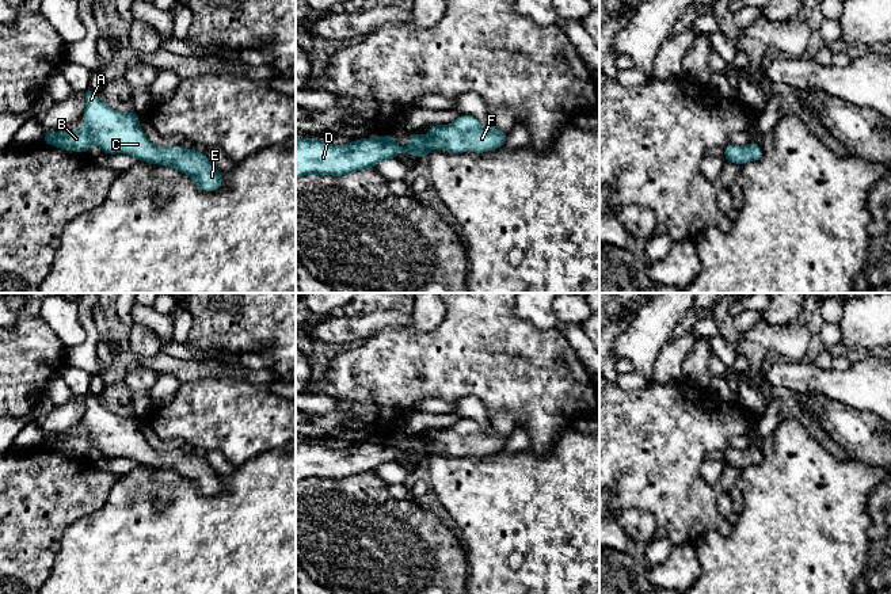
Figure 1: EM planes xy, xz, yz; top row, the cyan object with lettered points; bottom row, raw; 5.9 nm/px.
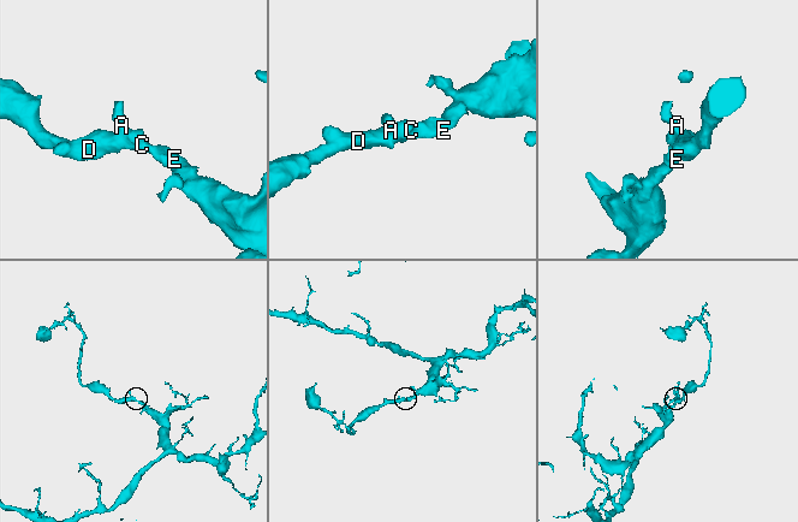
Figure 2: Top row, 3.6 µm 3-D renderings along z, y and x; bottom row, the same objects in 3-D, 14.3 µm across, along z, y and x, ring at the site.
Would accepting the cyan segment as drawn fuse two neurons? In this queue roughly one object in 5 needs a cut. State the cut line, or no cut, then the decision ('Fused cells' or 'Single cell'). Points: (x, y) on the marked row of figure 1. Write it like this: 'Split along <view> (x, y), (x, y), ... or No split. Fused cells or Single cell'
No split. Single cell

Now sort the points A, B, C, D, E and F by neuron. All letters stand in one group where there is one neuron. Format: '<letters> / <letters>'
A B C D E F

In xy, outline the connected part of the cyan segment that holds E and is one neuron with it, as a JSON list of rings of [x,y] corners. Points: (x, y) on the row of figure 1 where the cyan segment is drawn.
[[[91,88],[83,95],[87,103],[83,127],[76,132],[45,132],[41,142],[81,153],[88,153],[90,145],[95,144],[107,155],[125,153],[140,161],[174,167],[189,175],[203,191],[216,191],[221,187],[222,172],[205,153],[180,145],[156,146],[140,126],[138,111],[121,113],[110,108]]]

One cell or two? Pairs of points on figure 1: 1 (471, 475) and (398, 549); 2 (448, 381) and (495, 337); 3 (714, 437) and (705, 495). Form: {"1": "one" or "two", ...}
{"1": "two", "2": "one", "3": "one"}

